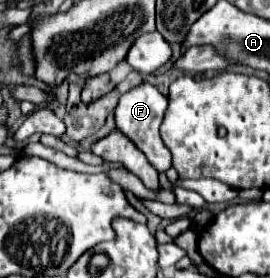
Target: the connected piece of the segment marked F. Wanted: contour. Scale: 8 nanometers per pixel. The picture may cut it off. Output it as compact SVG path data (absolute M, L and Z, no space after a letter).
M143 83L131 91L127 91L117 109L115 109L115 125L117 125L117 131L123 133L127 139L131 139L131 143L135 143L135 147L139 151L145 153L145 157L149 159L149 163L159 171L159 173L165 173L171 169L171 151L167 151L167 145L163 143L161 135L159 135L159 125L163 121L163 113L167 109L167 97L161 95L157 91L157 87L149 85L149 83Z

